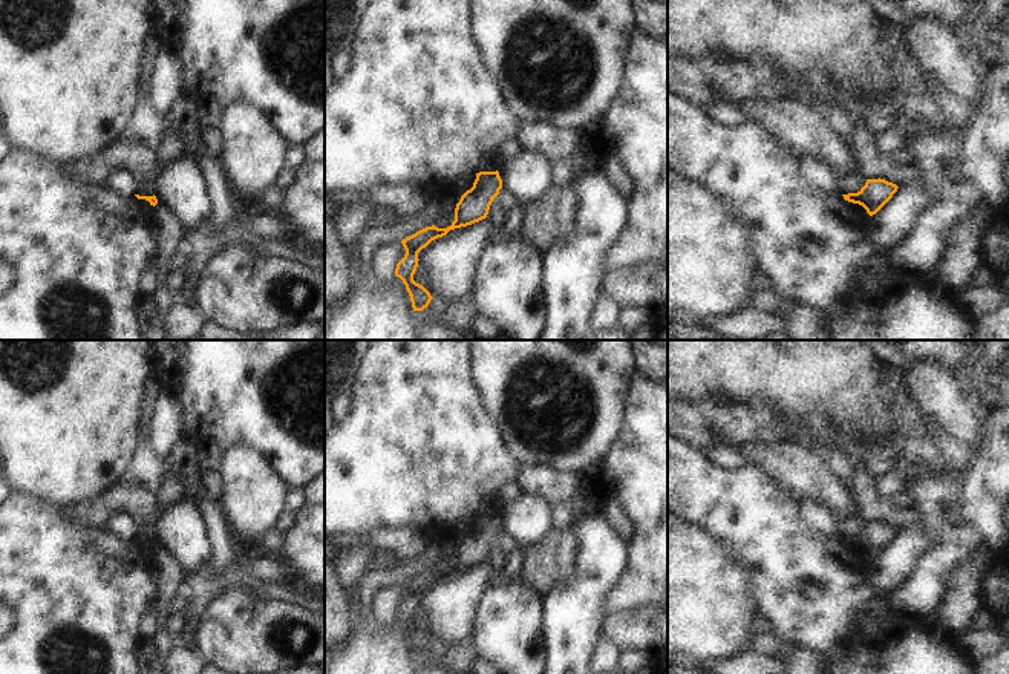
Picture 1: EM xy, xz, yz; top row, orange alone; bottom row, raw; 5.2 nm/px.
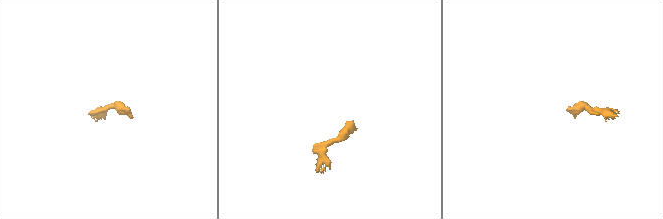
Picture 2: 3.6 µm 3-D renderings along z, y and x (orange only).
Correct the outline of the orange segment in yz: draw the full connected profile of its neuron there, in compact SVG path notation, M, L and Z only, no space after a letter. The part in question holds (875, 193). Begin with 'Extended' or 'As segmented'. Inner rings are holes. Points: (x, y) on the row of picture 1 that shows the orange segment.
As segmented. M867 179L857 193L842 195L845 201L862 205L870 216L876 214L897 191L897 185L885 179Z

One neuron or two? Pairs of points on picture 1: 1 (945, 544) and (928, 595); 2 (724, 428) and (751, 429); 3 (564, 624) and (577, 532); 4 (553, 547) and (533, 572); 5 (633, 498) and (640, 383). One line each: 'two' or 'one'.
1: one
2: one
3: one
4: one
5: one

